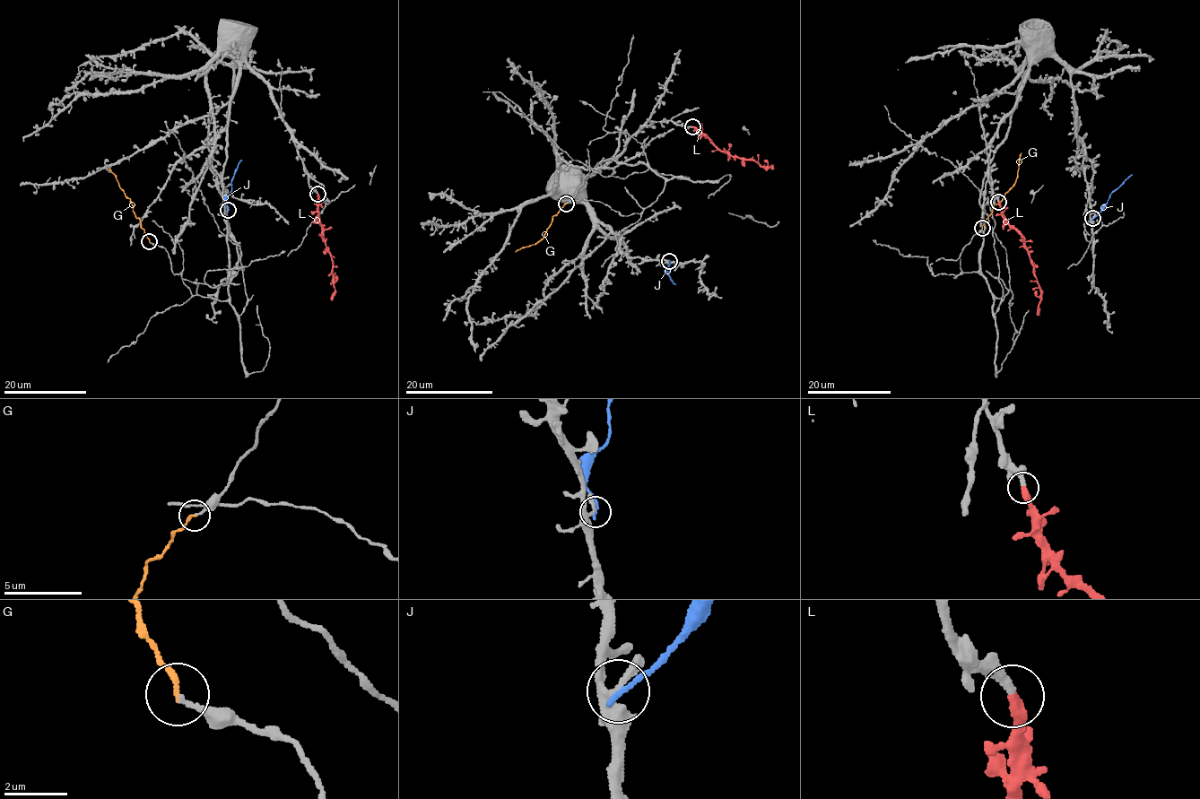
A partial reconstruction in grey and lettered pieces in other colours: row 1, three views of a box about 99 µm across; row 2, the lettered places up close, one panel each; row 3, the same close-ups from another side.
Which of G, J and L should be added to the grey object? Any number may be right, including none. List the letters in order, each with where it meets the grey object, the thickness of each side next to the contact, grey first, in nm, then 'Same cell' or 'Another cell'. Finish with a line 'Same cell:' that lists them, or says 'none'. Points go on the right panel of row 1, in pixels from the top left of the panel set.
G: Touches grey at (982, 228). Thickness 160 nm (grey) against 170 nm. Same cell
J: Touches grey at (1092, 218). Thickness 200 nm (grey) against 180 nm. Another cell
L: Touches grey at (998, 202). Thickness 240 nm (grey) against 360 nm. Same cell
Same cell: G, L

